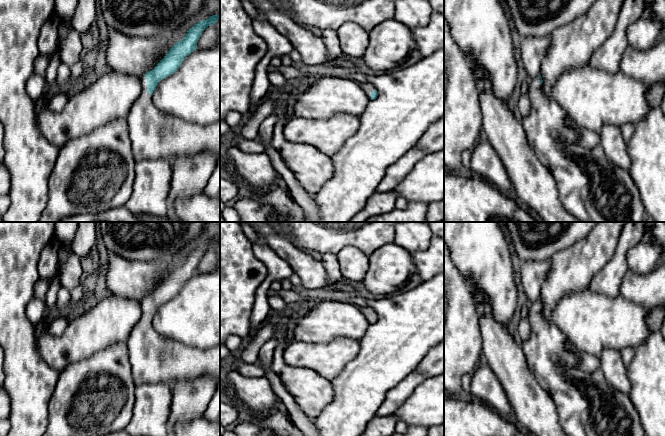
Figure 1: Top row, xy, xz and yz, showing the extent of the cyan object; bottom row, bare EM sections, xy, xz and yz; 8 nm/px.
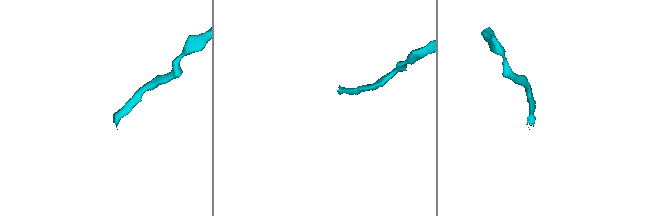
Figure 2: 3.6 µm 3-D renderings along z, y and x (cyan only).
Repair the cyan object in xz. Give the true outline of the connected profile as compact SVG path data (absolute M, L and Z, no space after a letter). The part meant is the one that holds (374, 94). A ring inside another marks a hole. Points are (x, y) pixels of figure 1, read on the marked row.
M364 82L364 83L360 83L359 85L370 100L374 100L377 98L378 96L377 90L371 83Z

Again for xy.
M212 15L195 24L187 31L186 36L167 52L153 70L141 77L142 91L126 117L135 161L165 159L172 166L176 159L193 158L199 154L213 154L217 159L220 158L220 120L207 125L191 123L158 110L152 102L152 95L158 83L177 71L184 59L197 49L197 42L203 31L208 26L214 25L219 19L219 15Z

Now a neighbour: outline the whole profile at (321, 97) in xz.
M318 75L301 83L300 87L293 93L293 116L287 117L287 120L296 117L303 117L308 119L329 119L338 113L360 116L366 108L370 99L366 96L363 89L352 78L341 78L330 75Z

